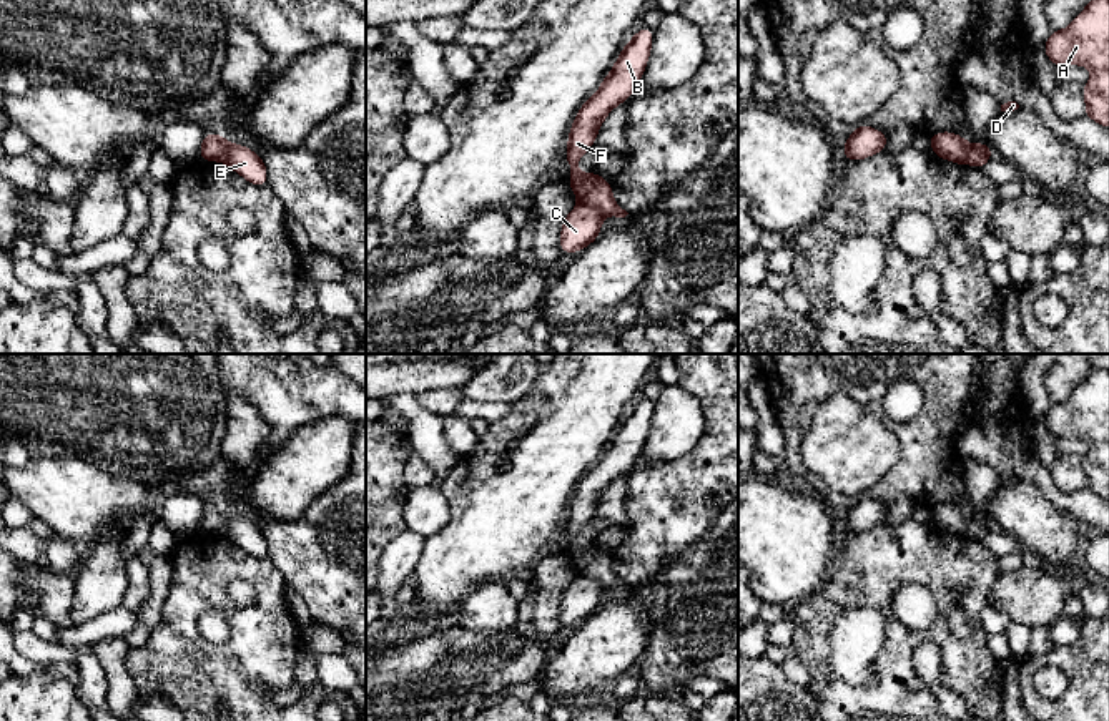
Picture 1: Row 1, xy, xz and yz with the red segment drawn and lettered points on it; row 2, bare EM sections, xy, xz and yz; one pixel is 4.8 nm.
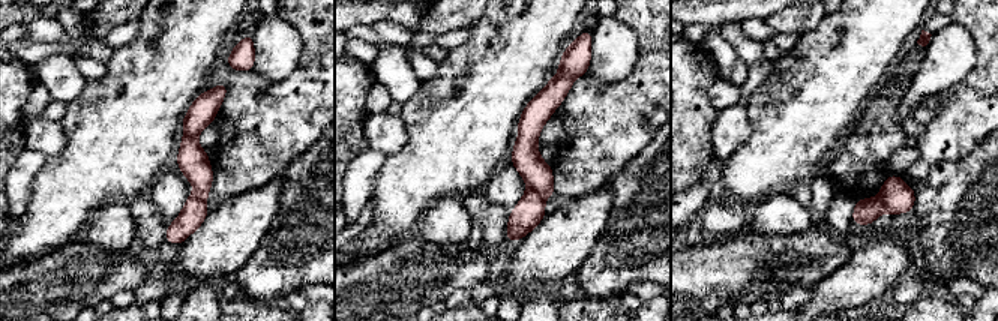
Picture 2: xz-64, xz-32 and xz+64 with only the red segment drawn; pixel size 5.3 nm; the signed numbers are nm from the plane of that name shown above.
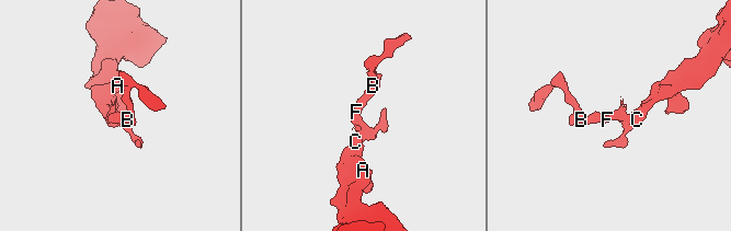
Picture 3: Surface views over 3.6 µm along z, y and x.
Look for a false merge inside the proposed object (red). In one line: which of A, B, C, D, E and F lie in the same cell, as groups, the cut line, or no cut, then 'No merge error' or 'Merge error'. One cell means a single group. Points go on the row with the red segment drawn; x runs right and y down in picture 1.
Groups: A C D / B E F. Split along xz (579, 201), (596, 206), (604, 215). Merge error

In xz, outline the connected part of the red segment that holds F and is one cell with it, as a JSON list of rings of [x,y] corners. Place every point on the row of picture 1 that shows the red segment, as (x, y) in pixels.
[[[643,25],[625,43],[597,93],[580,106],[569,131],[565,159],[570,166],[570,176],[567,183],[579,203],[597,208],[604,216],[625,218],[628,213],[615,203],[610,181],[604,179],[599,173],[579,173],[577,163],[595,143],[607,115],[628,100],[637,88],[647,68],[652,43],[653,30]]]

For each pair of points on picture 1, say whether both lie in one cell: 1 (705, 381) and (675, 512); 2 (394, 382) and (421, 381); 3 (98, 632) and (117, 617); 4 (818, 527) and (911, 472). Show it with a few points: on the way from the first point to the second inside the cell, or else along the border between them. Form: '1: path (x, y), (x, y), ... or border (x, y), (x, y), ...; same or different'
1: path (717, 414), (717, 467), (705, 479); same
2: path (401, 381), (414, 381); same
3: path (103, 627), (112, 622); same
4: border (805, 485), (833, 509); different

